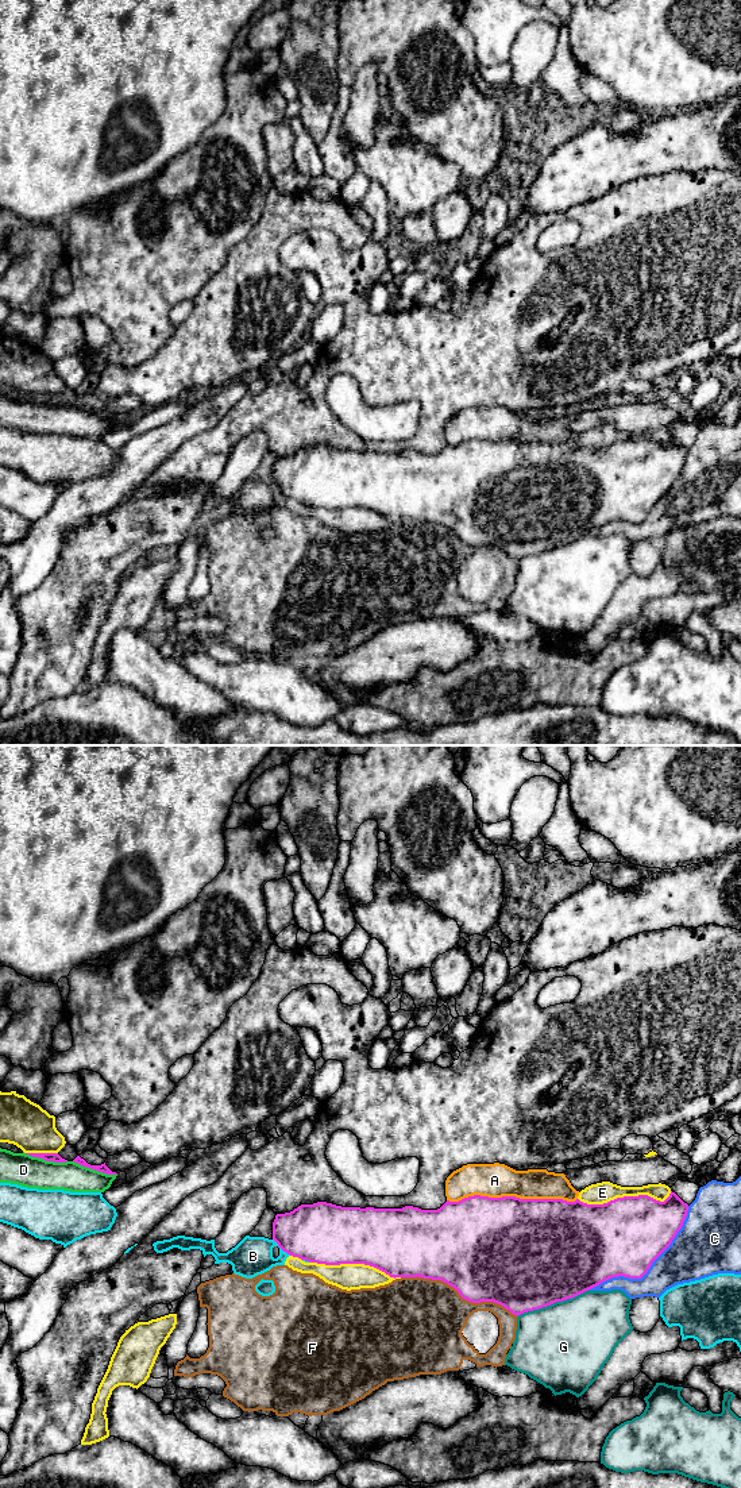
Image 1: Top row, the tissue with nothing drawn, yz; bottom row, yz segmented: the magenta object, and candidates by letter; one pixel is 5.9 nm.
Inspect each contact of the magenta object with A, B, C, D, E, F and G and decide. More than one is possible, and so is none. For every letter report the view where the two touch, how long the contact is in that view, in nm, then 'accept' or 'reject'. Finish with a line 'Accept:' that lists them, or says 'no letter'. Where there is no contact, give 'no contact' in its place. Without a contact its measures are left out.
A: meets magenta in yz; contact 800 nm long; reject
B: meets magenta in yz; contact 150 nm long; reject
C: meets magenta in yz; contact 750 nm long; reject
D: meets magenta in yz; contact 280 nm long; reject
E: meets magenta in yz; contact 550 nm long; reject
F: meets magenta in yz; contact 750 nm long; reject
G: meets magenta in yz; contact 460 nm long; reject
Accept: no letter

